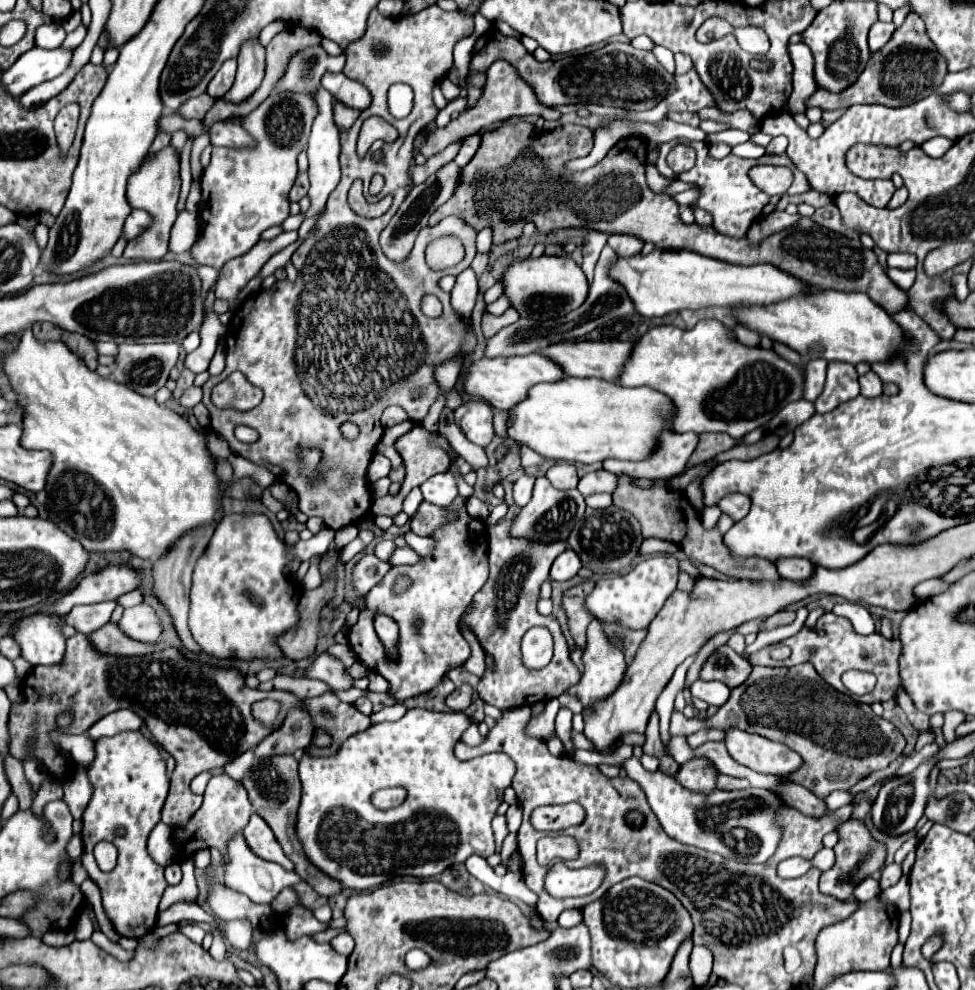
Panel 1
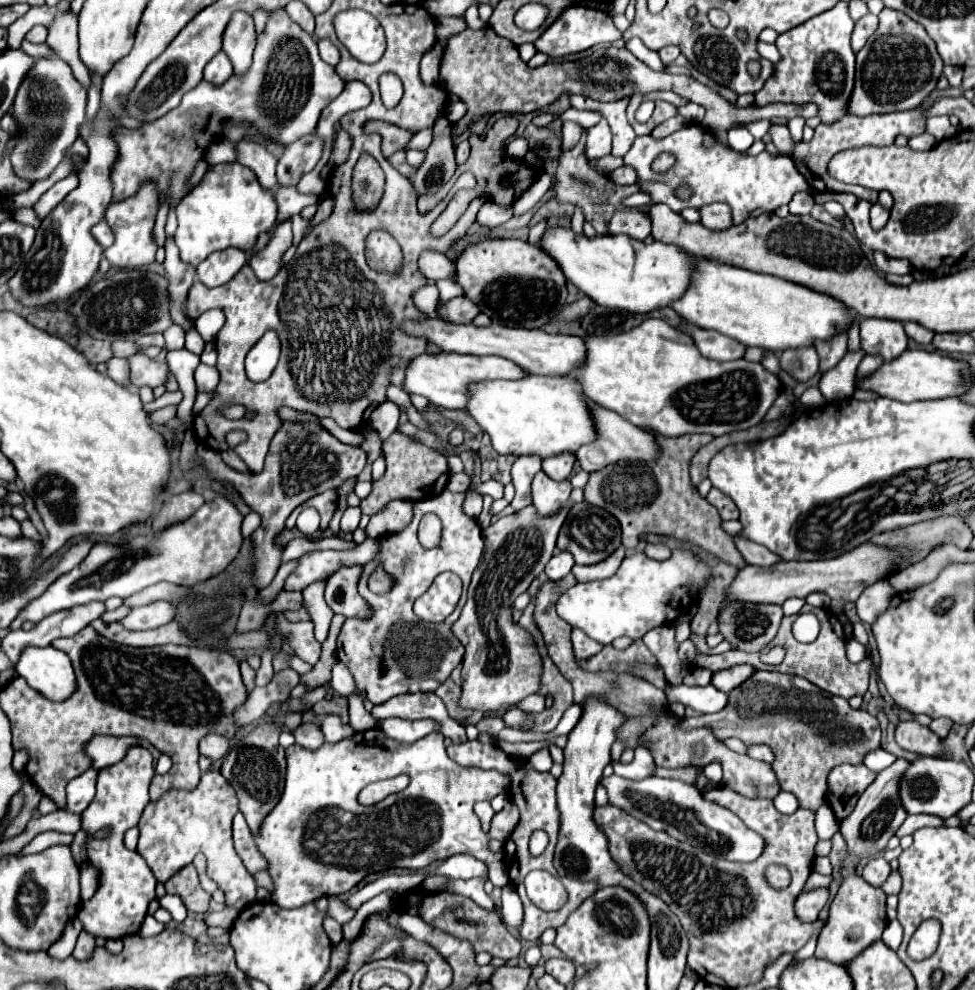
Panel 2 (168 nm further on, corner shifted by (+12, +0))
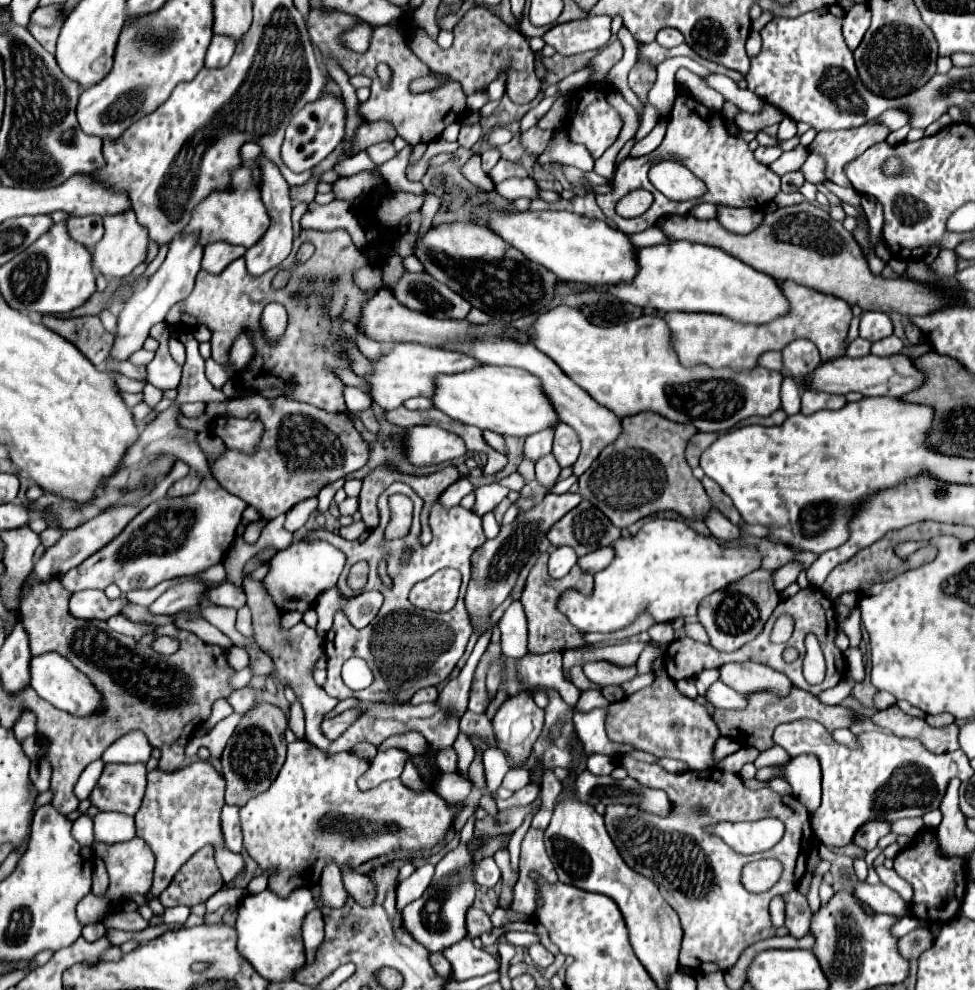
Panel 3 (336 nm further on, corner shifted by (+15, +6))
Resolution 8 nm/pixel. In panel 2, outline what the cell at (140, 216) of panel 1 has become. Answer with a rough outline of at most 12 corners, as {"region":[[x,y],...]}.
{"region":[[105,219],[91,231],[105,249],[115,241],[115,233]]}

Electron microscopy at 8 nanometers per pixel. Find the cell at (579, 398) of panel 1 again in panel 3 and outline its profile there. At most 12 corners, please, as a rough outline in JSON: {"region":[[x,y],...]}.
{"region":[[484,365],[438,375],[434,409],[528,437],[558,425],[536,377]]}

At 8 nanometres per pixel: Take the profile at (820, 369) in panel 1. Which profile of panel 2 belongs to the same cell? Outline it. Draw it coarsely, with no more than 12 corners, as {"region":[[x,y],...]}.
{"region":[[815,349],[781,353],[781,367],[797,381],[819,369]]}

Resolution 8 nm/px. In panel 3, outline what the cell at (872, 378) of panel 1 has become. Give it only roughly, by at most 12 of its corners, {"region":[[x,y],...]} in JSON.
{"region":[[896,335],[872,345],[872,355],[902,353],[904,343]]}

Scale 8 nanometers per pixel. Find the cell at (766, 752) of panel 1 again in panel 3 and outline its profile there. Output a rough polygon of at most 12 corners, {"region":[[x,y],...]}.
{"region":[[782,747],[760,753],[756,769],[770,763],[788,763],[790,755]]}

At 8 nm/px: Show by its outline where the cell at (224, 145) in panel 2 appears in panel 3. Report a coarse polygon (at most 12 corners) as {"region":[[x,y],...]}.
{"region":[[258,143],[242,145],[242,159],[250,161],[262,155]]}

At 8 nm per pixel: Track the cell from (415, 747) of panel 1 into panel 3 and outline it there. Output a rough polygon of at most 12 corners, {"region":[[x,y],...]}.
{"region":[[298,739],[240,807],[272,891],[430,849],[460,805]]}

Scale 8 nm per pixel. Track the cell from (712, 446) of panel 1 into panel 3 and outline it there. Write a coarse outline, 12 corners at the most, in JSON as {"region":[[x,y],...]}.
{"region":[[626,417],[578,479],[618,529],[662,509],[704,519],[684,459],[696,427]]}

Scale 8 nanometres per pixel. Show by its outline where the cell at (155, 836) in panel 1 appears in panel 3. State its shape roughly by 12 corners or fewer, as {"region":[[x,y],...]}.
{"region":[[98,813],[94,843],[122,843],[136,835],[134,817]]}

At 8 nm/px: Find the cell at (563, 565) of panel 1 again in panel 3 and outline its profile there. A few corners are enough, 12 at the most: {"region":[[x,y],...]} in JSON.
{"region":[[556,547],[548,569],[554,579],[570,573],[578,557],[572,547]]}

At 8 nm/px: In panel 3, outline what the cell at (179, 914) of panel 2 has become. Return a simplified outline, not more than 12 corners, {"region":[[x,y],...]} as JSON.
{"region":[[172,907],[164,911],[162,919],[152,919],[158,923],[184,923],[190,909]]}

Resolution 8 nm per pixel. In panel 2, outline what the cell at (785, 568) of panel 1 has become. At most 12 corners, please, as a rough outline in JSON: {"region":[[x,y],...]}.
{"region":[[735,537],[737,549],[749,565],[771,567],[781,561],[773,551]]}

